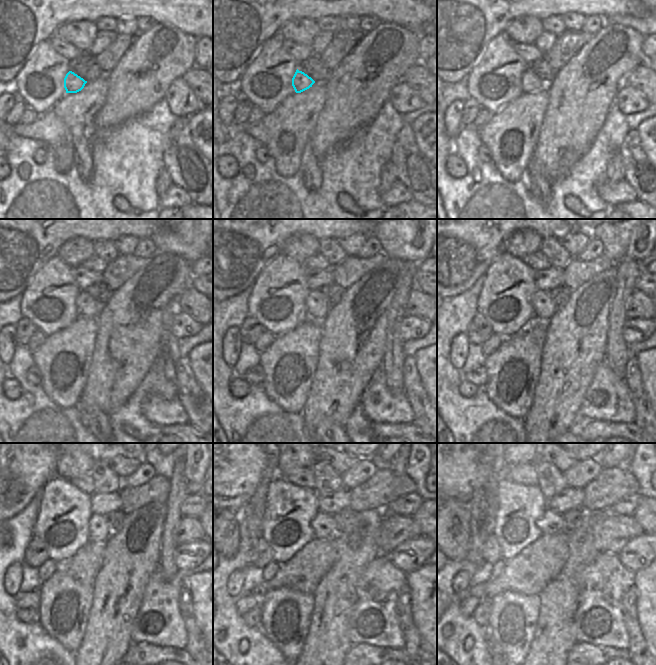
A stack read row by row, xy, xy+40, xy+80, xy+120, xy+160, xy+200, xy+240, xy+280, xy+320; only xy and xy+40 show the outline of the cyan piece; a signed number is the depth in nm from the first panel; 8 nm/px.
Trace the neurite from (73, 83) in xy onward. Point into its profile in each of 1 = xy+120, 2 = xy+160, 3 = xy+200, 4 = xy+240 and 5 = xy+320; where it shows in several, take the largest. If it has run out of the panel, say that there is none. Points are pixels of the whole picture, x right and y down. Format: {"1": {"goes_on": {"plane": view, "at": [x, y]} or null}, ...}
{"1": {"goes_on": {"plane": "xy+120", "at": [86, 306]}}, "2": {"goes_on": {"plane": "xy+160", "at": [317, 307]}}, "3": {"goes_on": {"plane": "xy+200", "at": [544, 307]}}, "4": {"goes_on": {"plane": "xy+240", "at": [98, 526]}}, "5": {"goes_on": {"plane": "xy+320", "at": [551, 522]}}}

